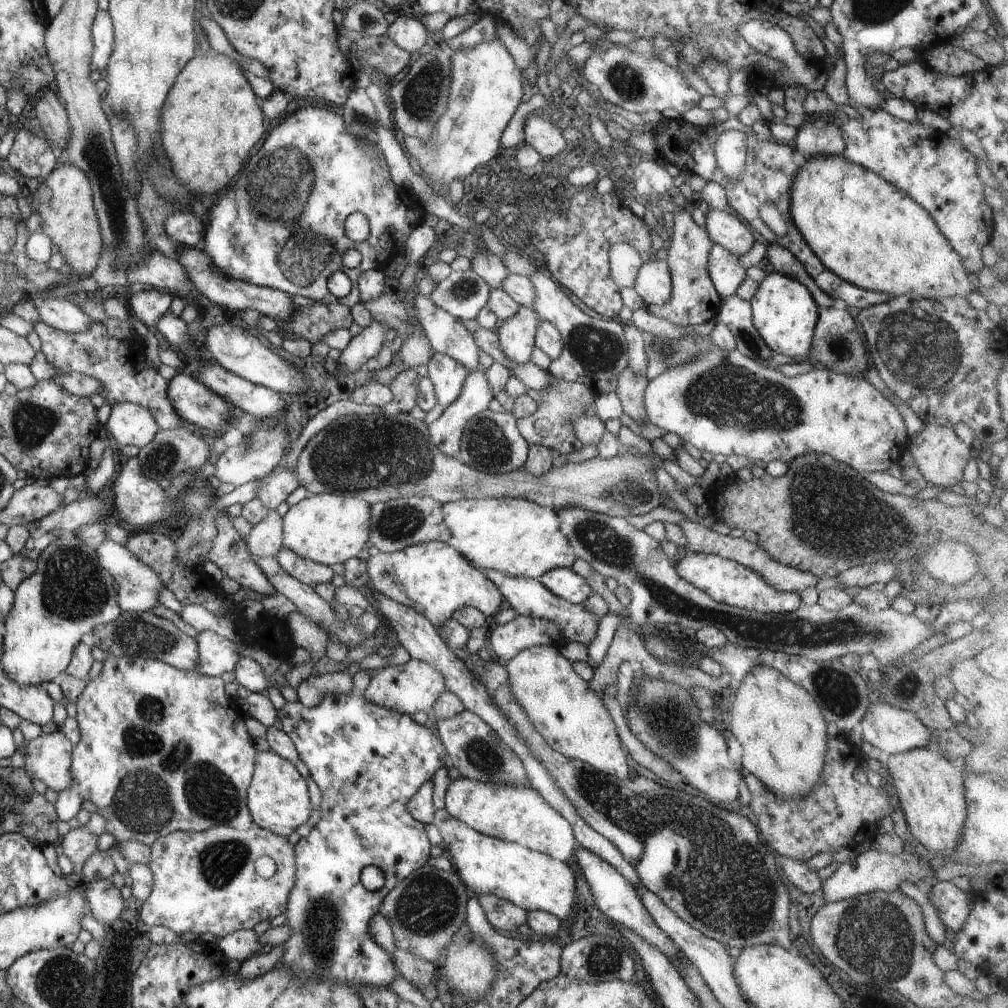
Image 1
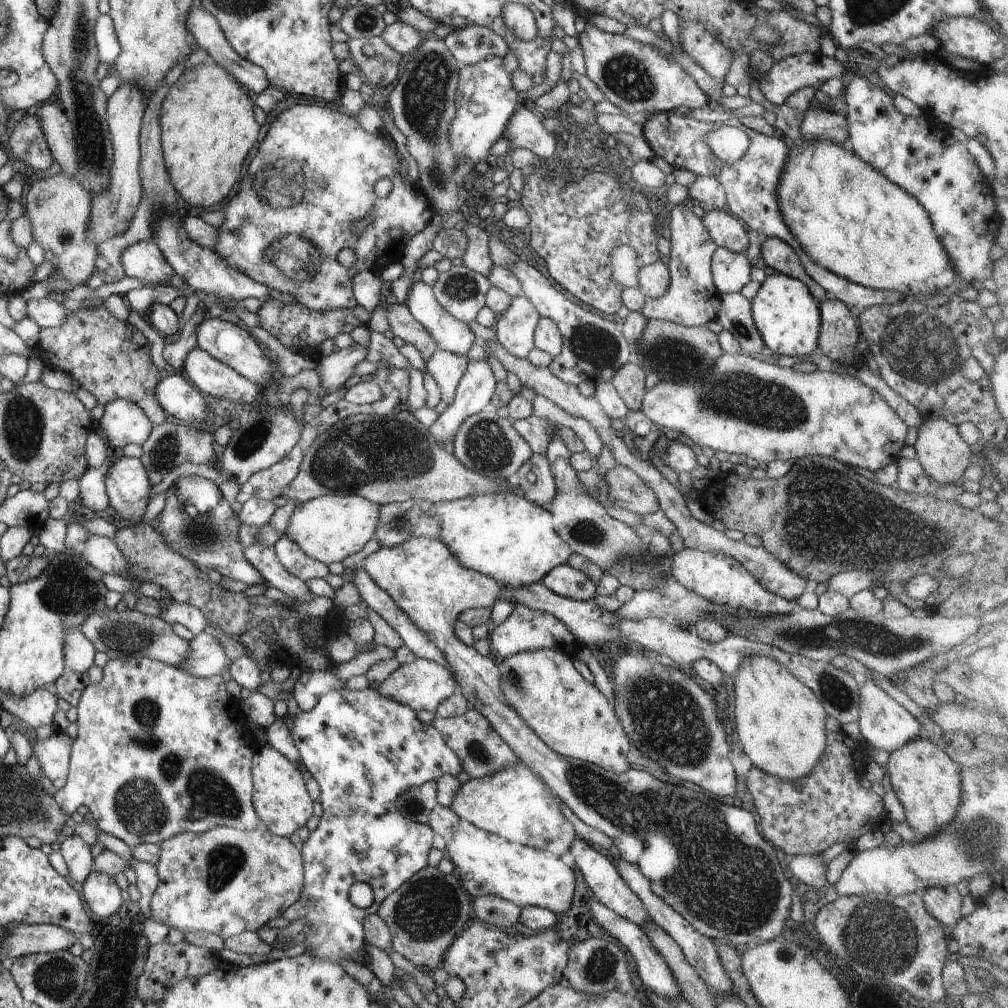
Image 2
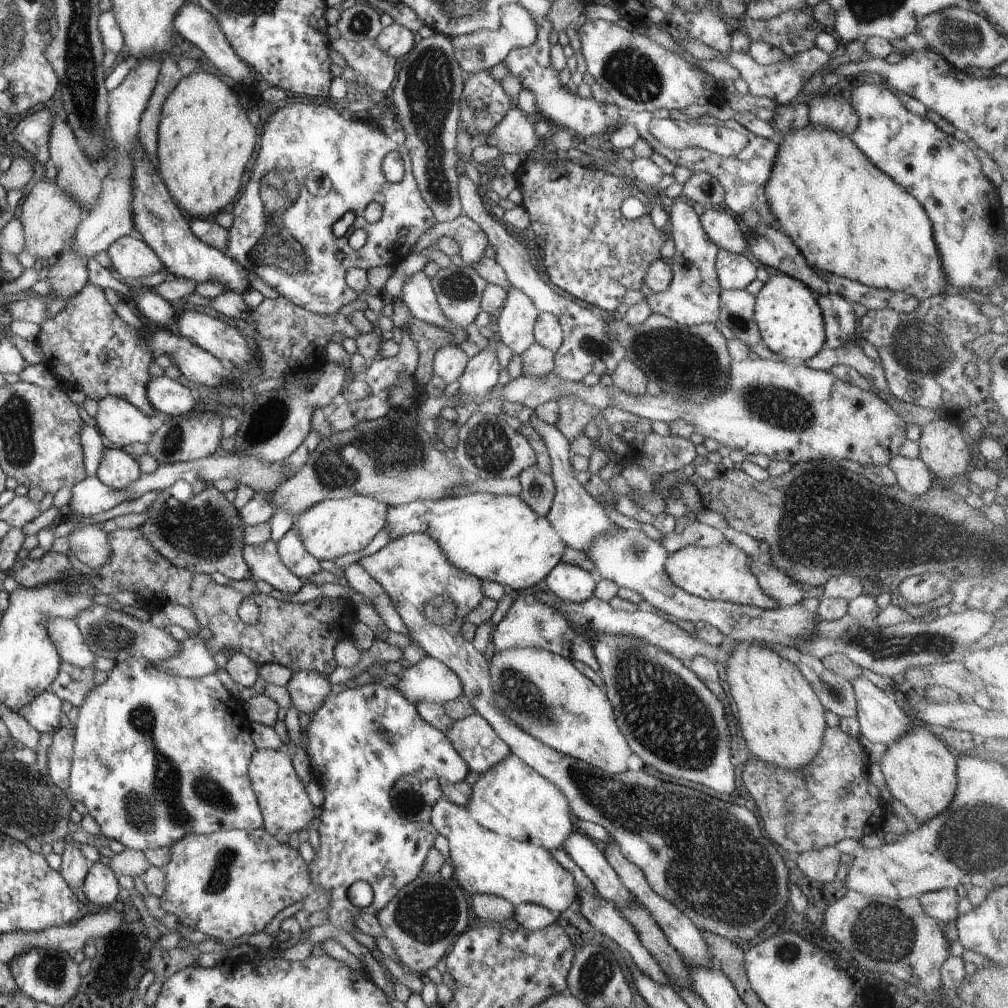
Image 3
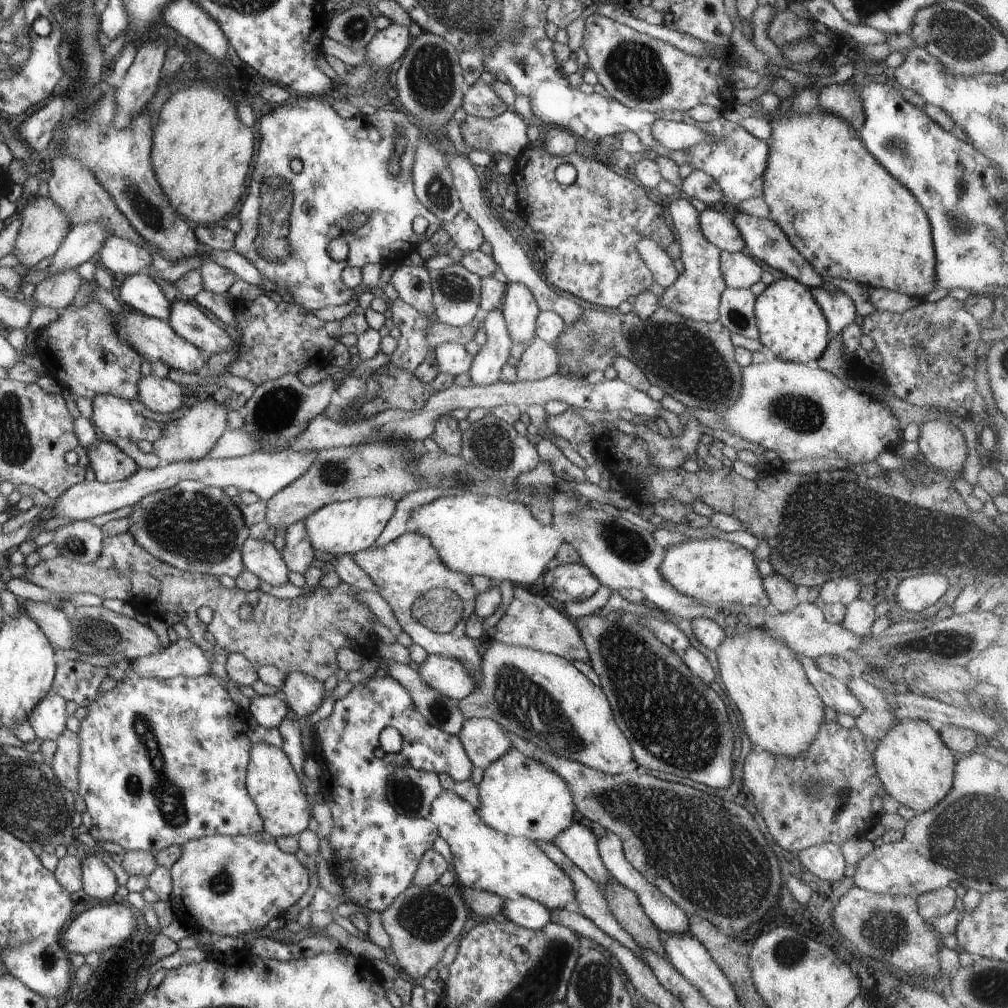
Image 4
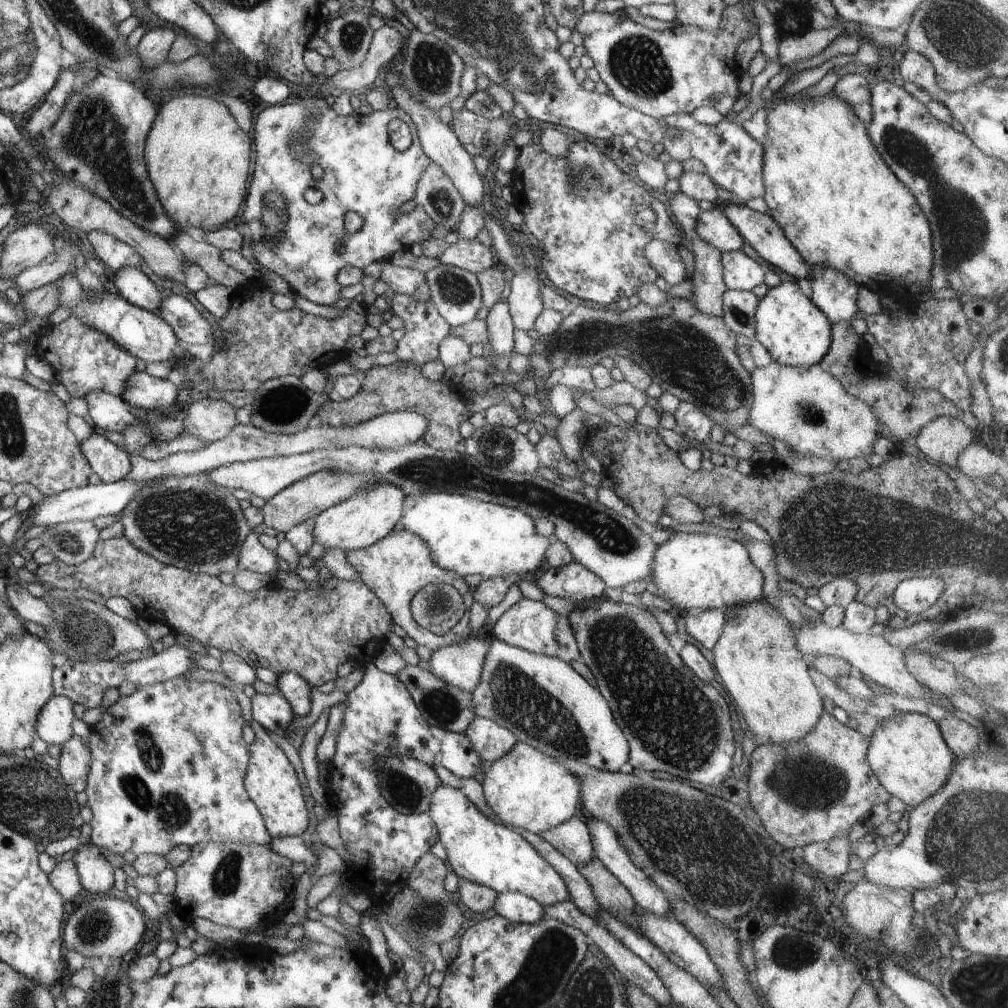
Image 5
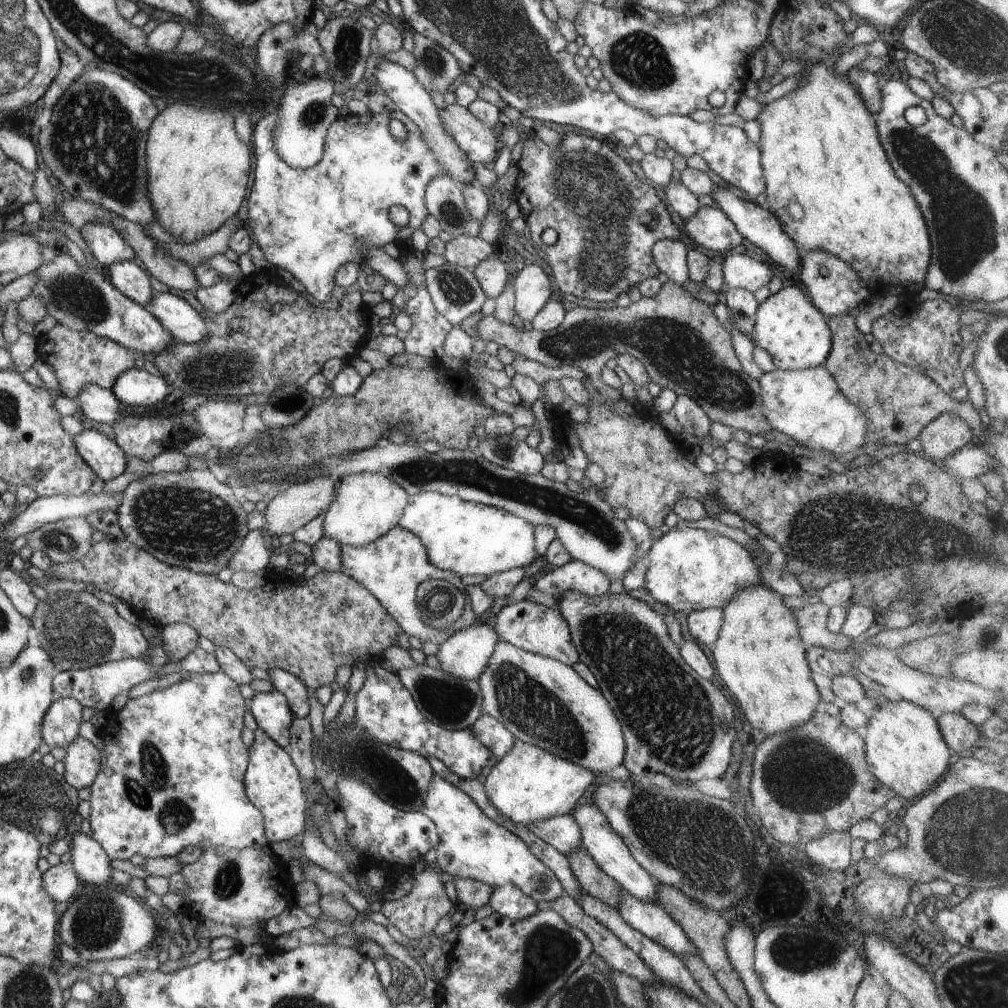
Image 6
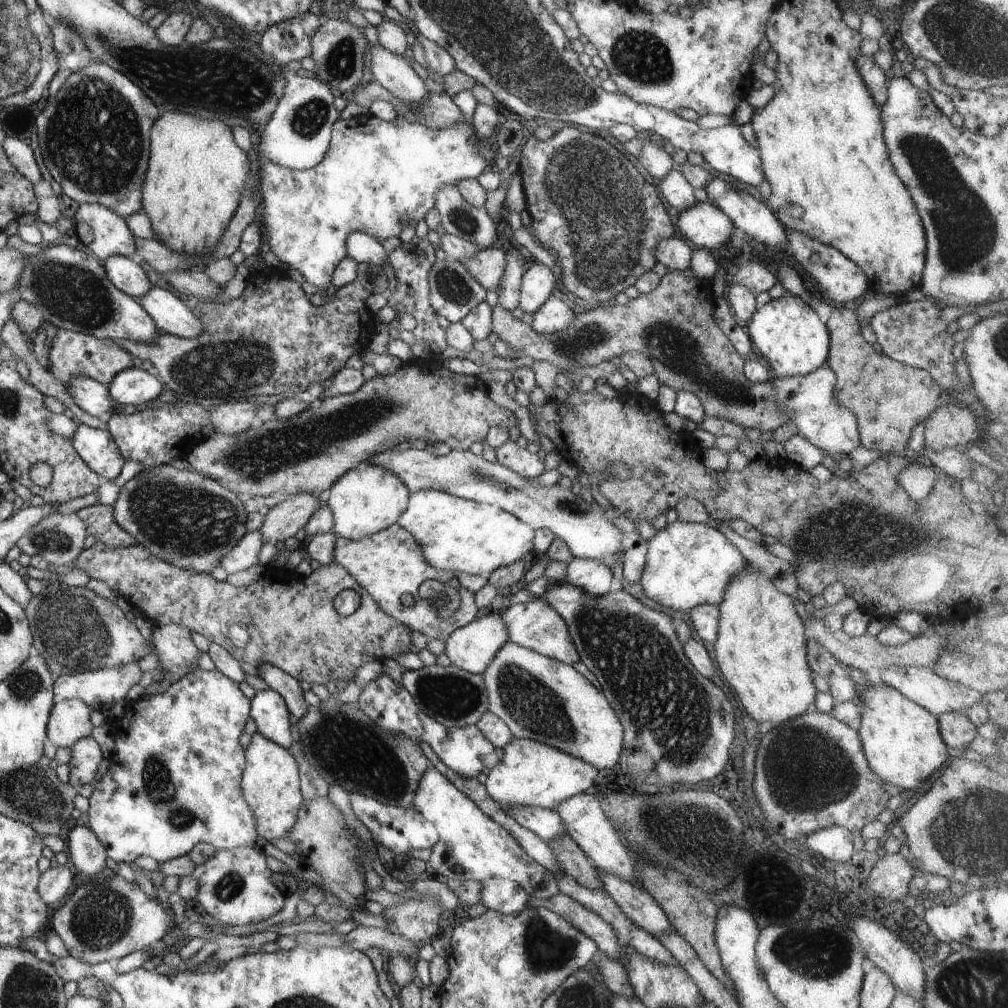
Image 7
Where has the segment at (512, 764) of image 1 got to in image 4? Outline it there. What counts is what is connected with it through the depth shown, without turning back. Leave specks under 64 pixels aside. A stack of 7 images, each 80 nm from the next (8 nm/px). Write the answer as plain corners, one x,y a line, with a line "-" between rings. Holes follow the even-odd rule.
385,675
384,677
370,677
367,683
354,685
347,691
346,696
335,701
332,714
330,714
330,716
328,716
326,719
318,722
316,726
317,731
314,734
314,756
316,756
315,759
323,768
323,773
320,775
320,779
318,780
322,786
320,797
321,800
326,802
329,806
334,819
334,828
331,830
330,839
328,840
333,848
333,862
330,864
330,866
332,866
332,874
335,876
337,883
340,884
344,890
342,896
349,896
351,900
349,903
365,906
366,908
370,908
376,912
382,912
407,886
411,885
412,877
414,876
414,872
416,872
418,863
420,862
420,857
428,849
432,849
434,840
438,838
438,832
428,818
406,817
398,814
394,810
394,807
388,802
387,796
385,795
385,784
388,775
391,775
394,768
404,765
433,772
434,774
449,774
455,781
465,781
470,778
473,766
479,766
480,768
484,769
495,760
498,760
501,756
504,756
504,754
506,754
506,752
508,752
512,747
511,738
508,738
507,732
495,720
484,717
466,719
462,730
457,735
451,735
450,733
446,733
446,731
437,729
436,727
430,725
428,721
424,719
423,714
416,709
416,706
414,705
412,699
410,699
410,694
406,688
404,688
395,678
388,675
-
388,726
397,728
403,738
402,748
397,753
386,753
380,748
378,736
380,736
380,732
382,732
384,728
388,728

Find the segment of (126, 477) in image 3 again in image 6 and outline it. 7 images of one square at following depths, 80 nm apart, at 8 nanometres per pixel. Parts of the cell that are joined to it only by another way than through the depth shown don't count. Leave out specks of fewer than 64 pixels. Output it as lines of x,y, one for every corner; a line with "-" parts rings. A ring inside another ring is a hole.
88,426
82,434
75,436
75,444
88,466
104,482
110,482
124,474
128,458
114,439
111,440

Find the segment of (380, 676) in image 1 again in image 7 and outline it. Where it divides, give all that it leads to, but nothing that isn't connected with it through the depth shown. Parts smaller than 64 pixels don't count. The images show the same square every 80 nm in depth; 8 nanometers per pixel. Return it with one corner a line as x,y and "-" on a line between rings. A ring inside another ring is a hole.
481,613
473,622
460,627
448,636
448,639
445,640
444,654
447,655
452,666
470,672
470,674
482,675
486,671
488,664
500,650
500,646
509,642
508,632
506,632
506,626
504,626
504,620
500,613

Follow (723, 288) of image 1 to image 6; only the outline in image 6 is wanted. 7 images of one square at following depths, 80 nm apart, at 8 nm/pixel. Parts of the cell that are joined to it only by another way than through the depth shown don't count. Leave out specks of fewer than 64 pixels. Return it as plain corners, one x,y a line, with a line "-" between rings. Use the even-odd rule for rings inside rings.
745,252
726,256
722,271
727,289
740,288
752,293
767,286
773,277
767,264
750,258

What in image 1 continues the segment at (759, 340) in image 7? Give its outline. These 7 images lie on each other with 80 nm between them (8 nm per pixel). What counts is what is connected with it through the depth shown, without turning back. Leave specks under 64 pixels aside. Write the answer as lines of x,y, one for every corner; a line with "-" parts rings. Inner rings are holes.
772,272
758,284
758,290
749,304
754,327
773,353
784,354
790,358
810,354
819,306
801,282

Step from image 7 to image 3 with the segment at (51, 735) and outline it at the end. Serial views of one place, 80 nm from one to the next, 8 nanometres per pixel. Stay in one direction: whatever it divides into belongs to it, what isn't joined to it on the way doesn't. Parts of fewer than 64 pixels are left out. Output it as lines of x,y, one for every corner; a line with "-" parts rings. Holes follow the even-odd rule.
44,691
28,706
17,711
34,730
40,734
53,735
60,728
62,714
62,699
59,695

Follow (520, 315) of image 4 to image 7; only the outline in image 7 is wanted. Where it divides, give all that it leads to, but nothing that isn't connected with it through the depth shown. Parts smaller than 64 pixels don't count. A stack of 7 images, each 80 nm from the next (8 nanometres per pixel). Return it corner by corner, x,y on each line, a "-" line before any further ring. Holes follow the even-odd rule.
536,261
530,266
524,275
520,284
521,310
530,315
540,310
540,306
552,296
554,286
557,284
557,276
553,272
555,269
544,266

